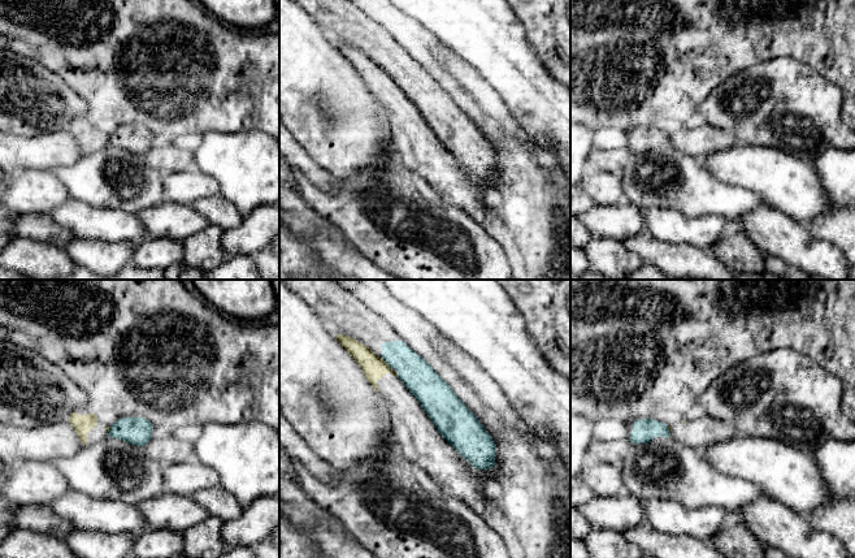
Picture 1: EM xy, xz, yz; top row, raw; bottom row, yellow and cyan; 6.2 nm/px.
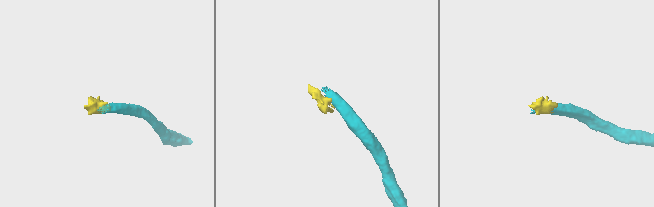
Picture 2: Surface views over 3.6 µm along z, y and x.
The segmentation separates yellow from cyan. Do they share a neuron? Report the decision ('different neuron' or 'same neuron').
different neuron

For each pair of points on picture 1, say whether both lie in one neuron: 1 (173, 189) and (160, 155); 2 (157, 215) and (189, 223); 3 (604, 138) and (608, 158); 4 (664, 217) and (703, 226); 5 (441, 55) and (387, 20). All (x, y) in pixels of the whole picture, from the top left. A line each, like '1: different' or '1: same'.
1: different
2: same
3: same
4: same
5: same

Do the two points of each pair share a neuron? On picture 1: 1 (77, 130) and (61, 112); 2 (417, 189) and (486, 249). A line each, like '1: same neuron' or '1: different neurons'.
1: different neurons
2: same neuron

